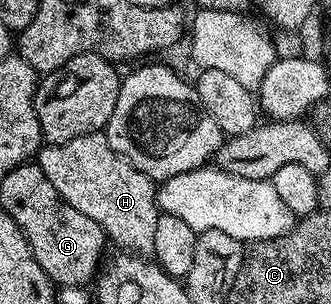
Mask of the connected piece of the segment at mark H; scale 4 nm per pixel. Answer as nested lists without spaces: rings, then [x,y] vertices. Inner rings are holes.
[[[102,132],[87,133],[60,145],[44,144],[37,154],[37,164],[59,198],[81,211],[81,215],[89,215],[112,242],[133,253],[153,254],[153,235],[160,217],[156,182],[114,153]]]

